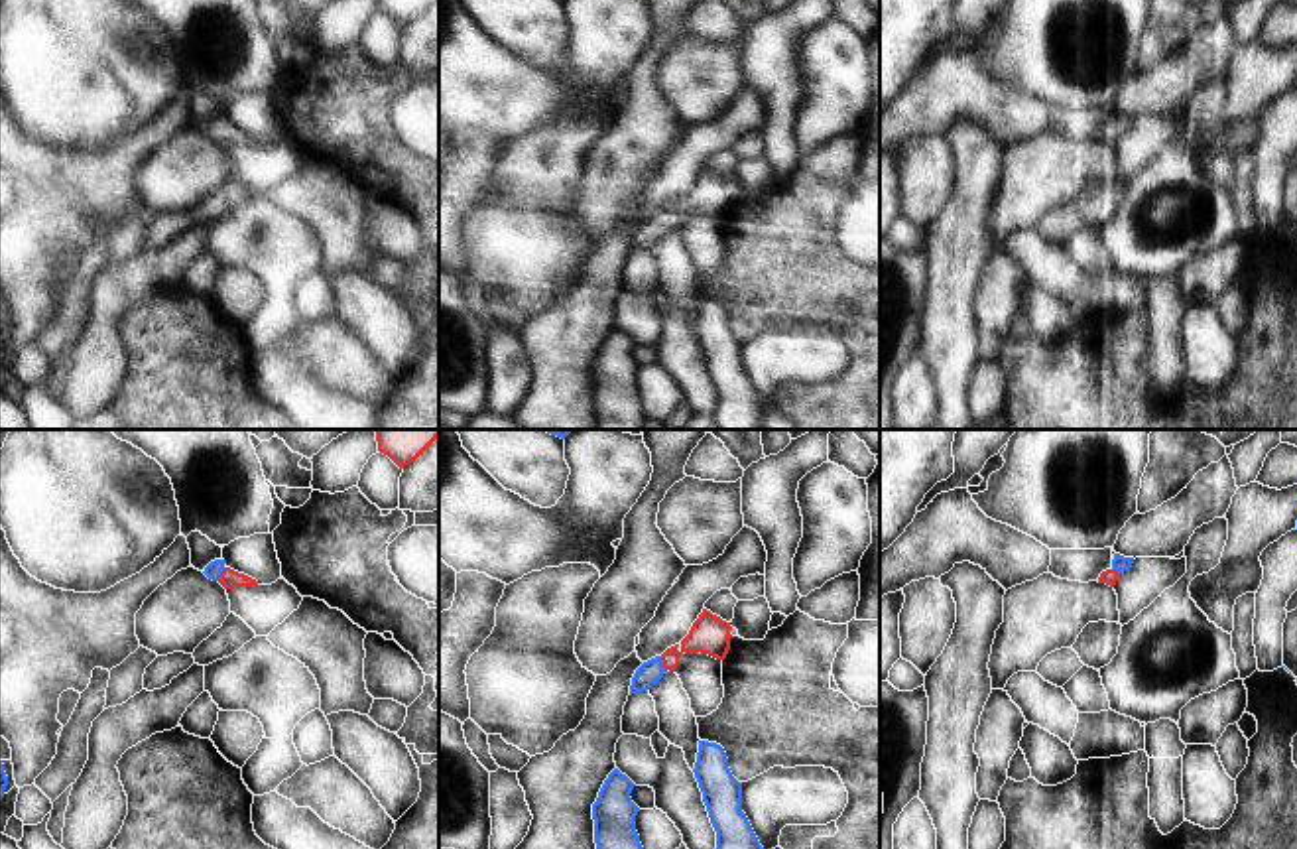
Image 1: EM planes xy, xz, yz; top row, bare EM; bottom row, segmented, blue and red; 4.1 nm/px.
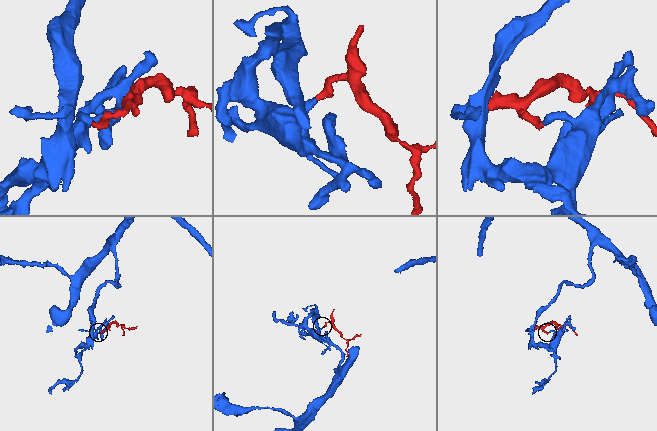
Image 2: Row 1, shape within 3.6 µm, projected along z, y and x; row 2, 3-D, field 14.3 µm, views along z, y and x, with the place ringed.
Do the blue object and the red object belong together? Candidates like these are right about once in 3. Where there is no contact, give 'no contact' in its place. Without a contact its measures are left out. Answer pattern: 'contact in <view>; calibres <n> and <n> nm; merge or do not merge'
contact in xy; calibres 70 and 80 nm; merge

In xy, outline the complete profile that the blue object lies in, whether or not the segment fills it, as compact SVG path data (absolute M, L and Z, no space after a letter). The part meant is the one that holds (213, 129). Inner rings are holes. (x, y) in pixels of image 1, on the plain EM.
M215 118L211 120L205 130L209 138L218 140L224 148L234 148L234 146L254 146L258 144L256 138L238 132L230 126L224 124L224 118Z

